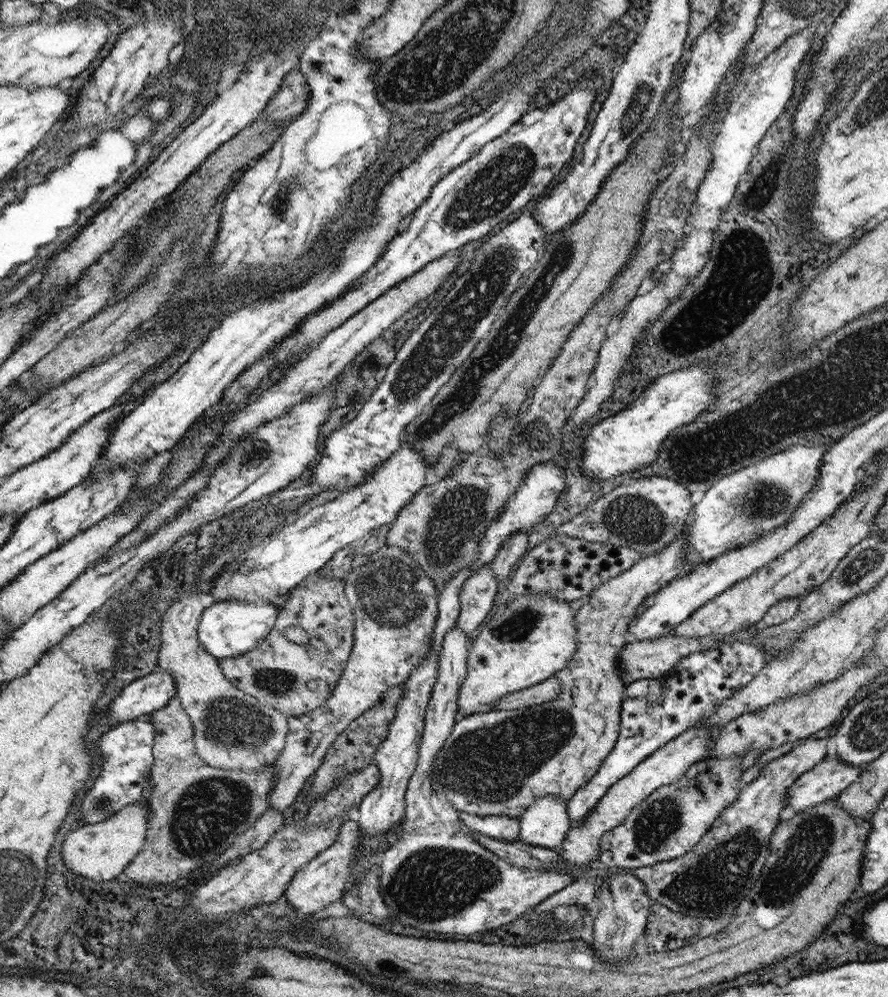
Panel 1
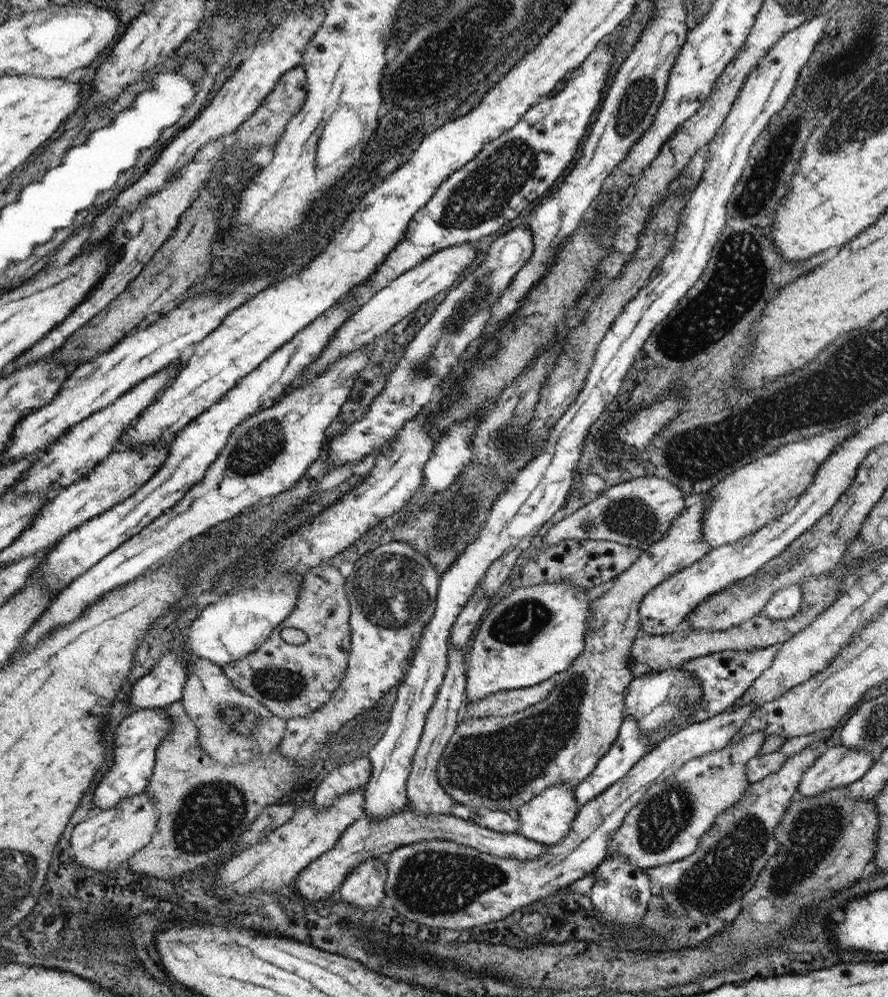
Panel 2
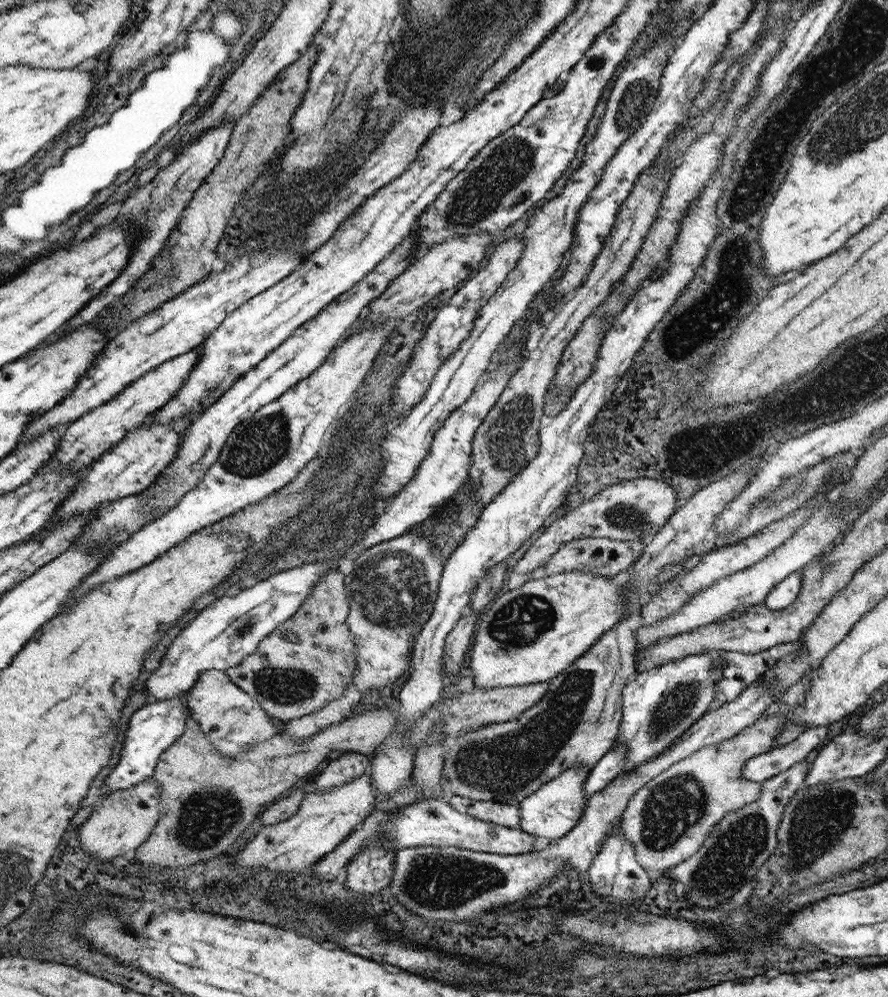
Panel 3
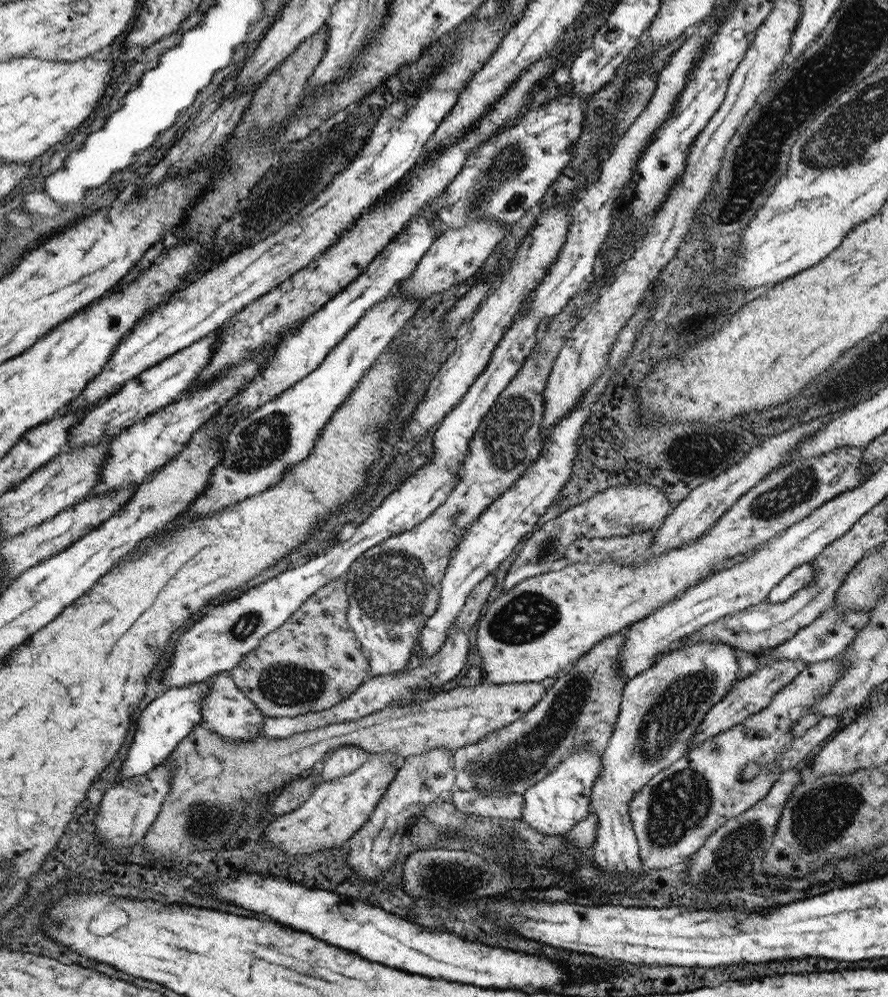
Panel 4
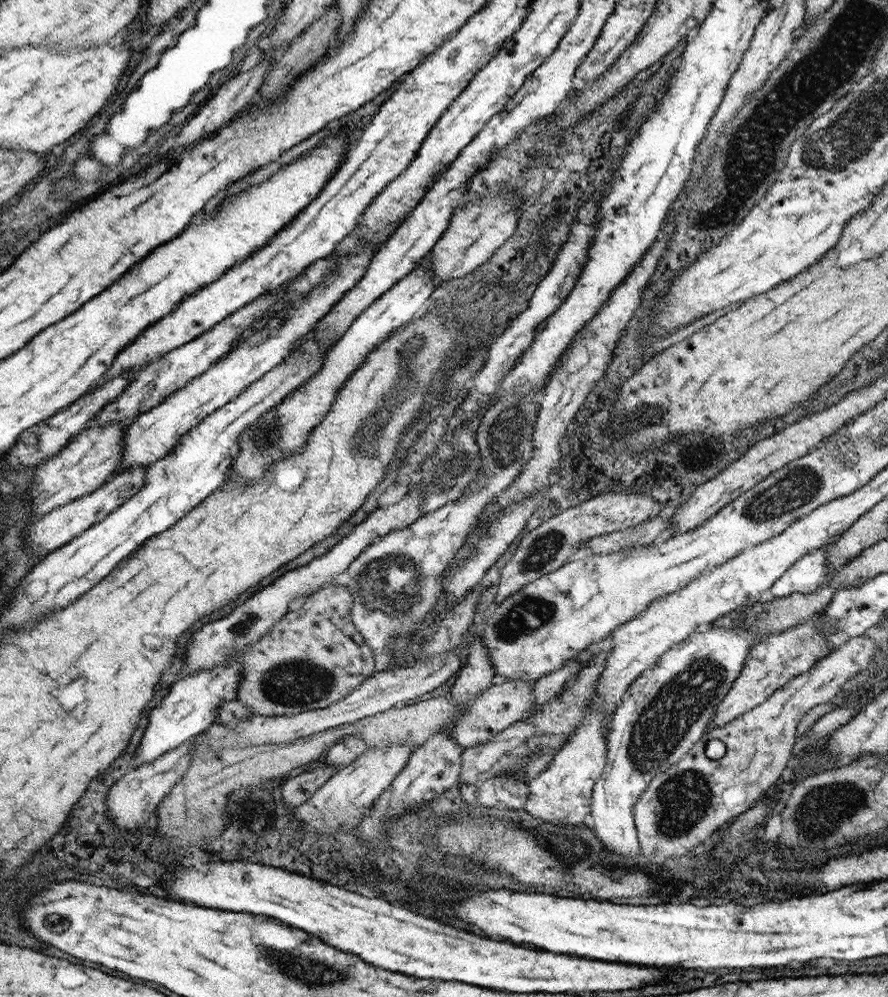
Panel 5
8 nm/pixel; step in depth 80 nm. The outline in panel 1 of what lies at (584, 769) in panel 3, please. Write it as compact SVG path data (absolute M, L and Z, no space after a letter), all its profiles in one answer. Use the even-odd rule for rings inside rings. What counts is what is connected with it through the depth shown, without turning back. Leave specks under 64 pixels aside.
M556 794L536 799L518 818L520 838L550 849L566 840L572 827L567 802Z

